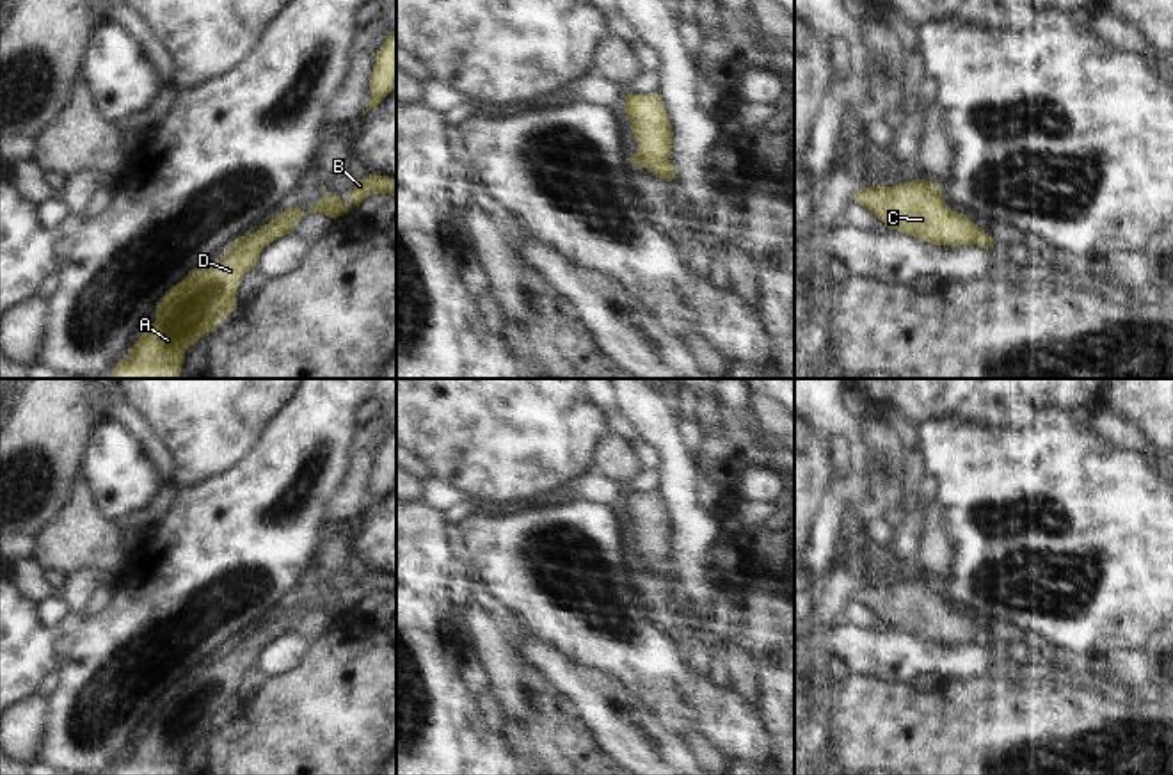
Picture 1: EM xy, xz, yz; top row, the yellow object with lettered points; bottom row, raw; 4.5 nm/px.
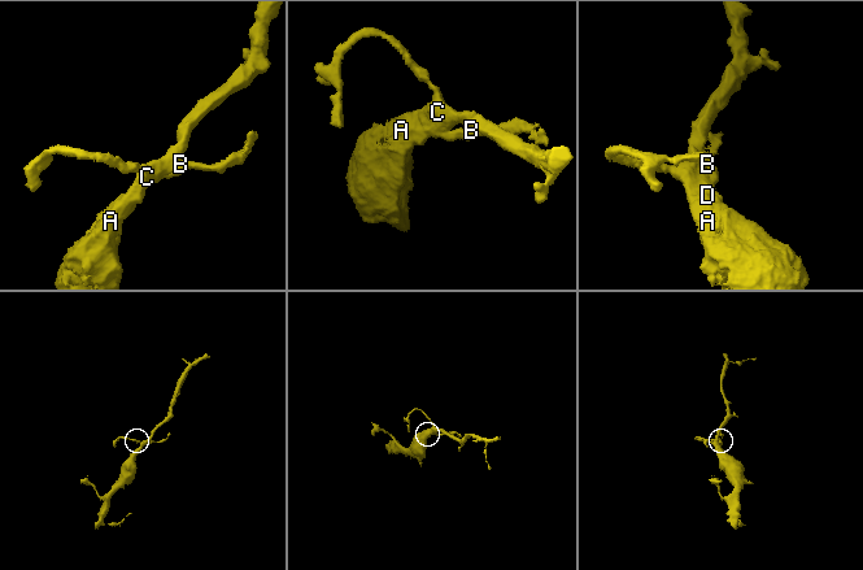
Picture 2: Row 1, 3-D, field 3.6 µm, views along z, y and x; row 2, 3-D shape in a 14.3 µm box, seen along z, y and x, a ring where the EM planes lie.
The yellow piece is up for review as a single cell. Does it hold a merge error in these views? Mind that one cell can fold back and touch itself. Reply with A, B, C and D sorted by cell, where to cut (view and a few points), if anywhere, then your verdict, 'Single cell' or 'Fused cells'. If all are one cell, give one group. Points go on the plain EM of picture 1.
Groups: A B C D. No split. Single cell

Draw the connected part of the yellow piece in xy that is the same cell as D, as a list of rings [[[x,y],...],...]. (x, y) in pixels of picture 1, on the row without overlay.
[[[290,604],[252,633],[236,636],[220,658],[190,668],[181,681],[165,690],[156,702],[156,718],[128,748],[128,755],[121,757],[110,775],[180,775],[185,750],[194,745],[201,734],[213,731],[219,720],[235,707],[238,683],[243,672],[256,665],[261,647],[291,631],[302,613],[304,610]]]

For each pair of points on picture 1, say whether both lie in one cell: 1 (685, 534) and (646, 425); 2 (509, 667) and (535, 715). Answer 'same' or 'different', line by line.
1: same
2: same

